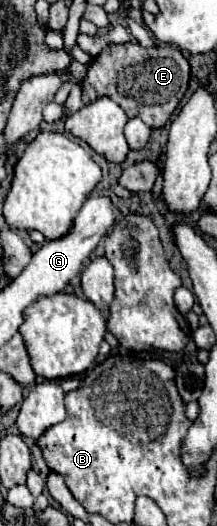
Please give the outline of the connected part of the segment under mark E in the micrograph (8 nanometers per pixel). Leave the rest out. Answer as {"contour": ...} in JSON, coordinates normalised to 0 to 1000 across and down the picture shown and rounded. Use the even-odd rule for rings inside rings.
{"contour":[[[502,82],[410,124],[410,139],[382,154],[382,196],[493,181],[548,196],[594,222],[650,222],[696,245],[742,245],[825,203],[871,165],[871,143],[880,127],[816,89],[668,93],[641,82]]]}

